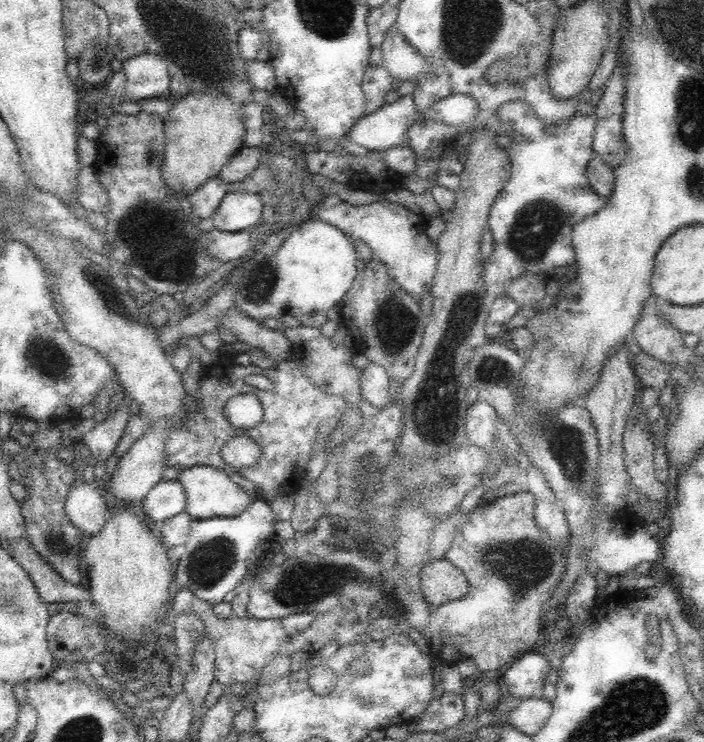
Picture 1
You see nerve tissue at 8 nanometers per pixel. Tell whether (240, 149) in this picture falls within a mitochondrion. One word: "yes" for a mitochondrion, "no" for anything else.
no

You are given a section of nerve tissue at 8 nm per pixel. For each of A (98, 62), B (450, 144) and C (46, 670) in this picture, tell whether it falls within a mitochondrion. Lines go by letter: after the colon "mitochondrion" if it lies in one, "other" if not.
A: other
B: other
C: other

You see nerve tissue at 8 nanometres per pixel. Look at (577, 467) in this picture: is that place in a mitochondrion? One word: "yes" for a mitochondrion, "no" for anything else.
yes

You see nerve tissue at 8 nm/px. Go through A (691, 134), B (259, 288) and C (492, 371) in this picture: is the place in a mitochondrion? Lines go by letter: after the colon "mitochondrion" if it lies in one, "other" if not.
A: mitochondrion
B: mitochondrion
C: mitochondrion

